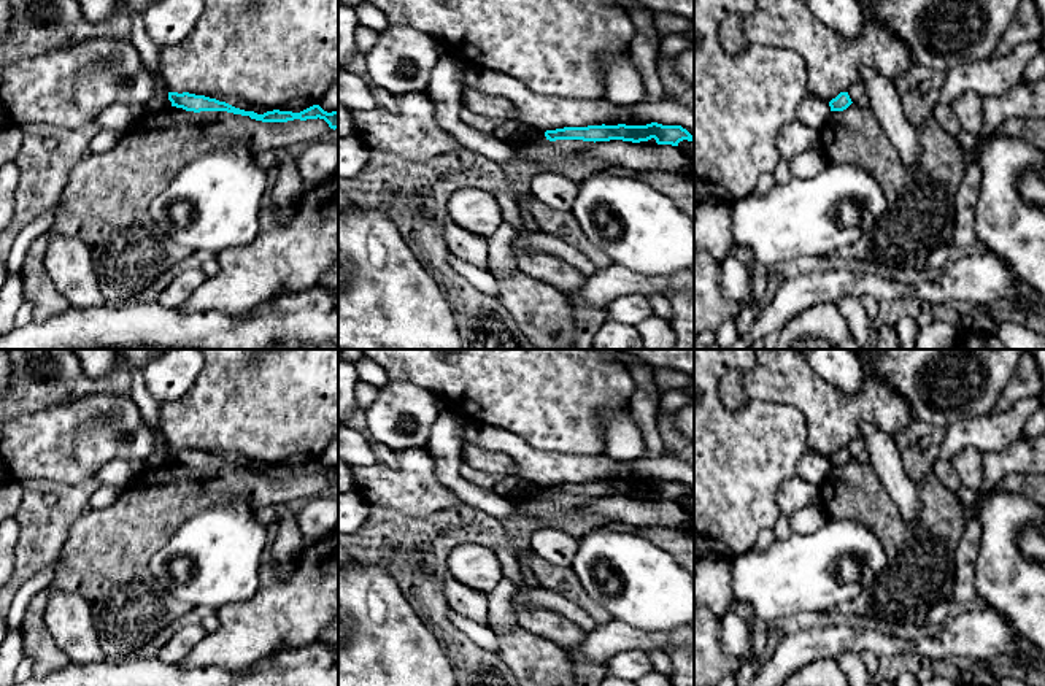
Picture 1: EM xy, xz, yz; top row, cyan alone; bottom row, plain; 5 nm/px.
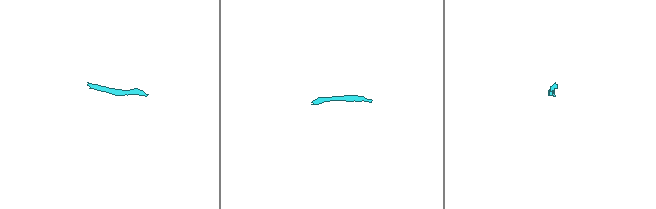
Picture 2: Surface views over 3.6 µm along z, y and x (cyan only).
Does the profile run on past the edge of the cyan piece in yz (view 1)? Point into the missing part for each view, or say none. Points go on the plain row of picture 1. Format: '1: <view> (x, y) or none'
1: none

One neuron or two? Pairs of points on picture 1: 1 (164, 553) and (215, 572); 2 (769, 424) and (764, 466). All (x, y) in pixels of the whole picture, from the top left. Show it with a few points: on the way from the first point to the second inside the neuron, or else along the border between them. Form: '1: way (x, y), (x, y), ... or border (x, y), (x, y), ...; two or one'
1: way (177, 551), (194, 551), (202, 559); one
2: way (769, 434), (764, 442), (764, 456); one

